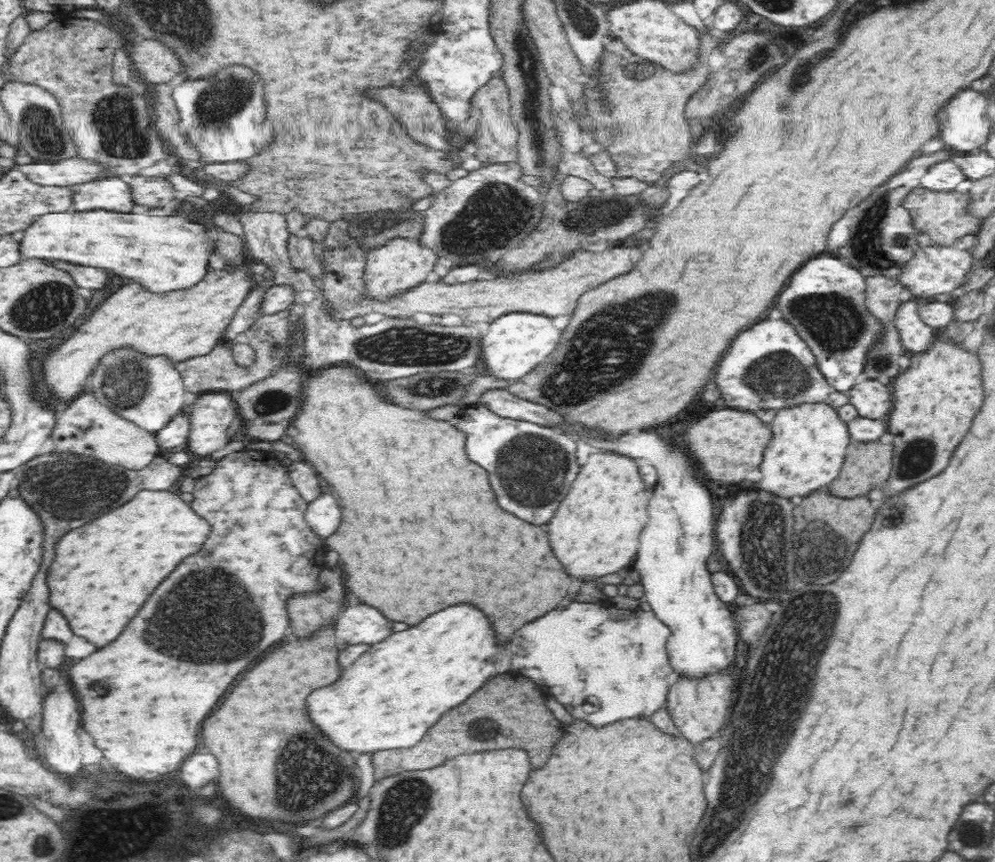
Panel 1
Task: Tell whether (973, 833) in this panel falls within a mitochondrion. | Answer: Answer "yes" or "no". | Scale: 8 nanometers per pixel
yes

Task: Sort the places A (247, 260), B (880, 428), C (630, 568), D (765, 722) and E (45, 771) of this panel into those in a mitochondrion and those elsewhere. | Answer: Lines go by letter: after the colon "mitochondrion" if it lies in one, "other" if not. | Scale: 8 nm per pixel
A: other
B: other
C: other
D: mitochondrion
E: other

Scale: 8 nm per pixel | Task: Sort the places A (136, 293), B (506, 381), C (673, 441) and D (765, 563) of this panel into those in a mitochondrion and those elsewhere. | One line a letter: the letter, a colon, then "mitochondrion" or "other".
A: other
B: other
C: other
D: mitochondrion

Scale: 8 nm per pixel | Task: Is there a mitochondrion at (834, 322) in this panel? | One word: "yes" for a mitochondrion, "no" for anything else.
yes

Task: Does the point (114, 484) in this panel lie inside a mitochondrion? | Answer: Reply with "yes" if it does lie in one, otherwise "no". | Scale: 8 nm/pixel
yes

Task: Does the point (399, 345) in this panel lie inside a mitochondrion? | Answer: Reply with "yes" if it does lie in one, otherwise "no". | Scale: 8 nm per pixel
yes

